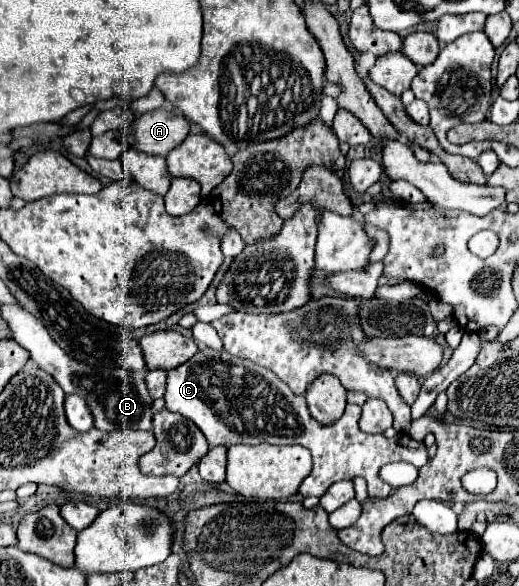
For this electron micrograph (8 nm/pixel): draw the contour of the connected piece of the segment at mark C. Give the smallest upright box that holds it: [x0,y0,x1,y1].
[164,349,430,499]

